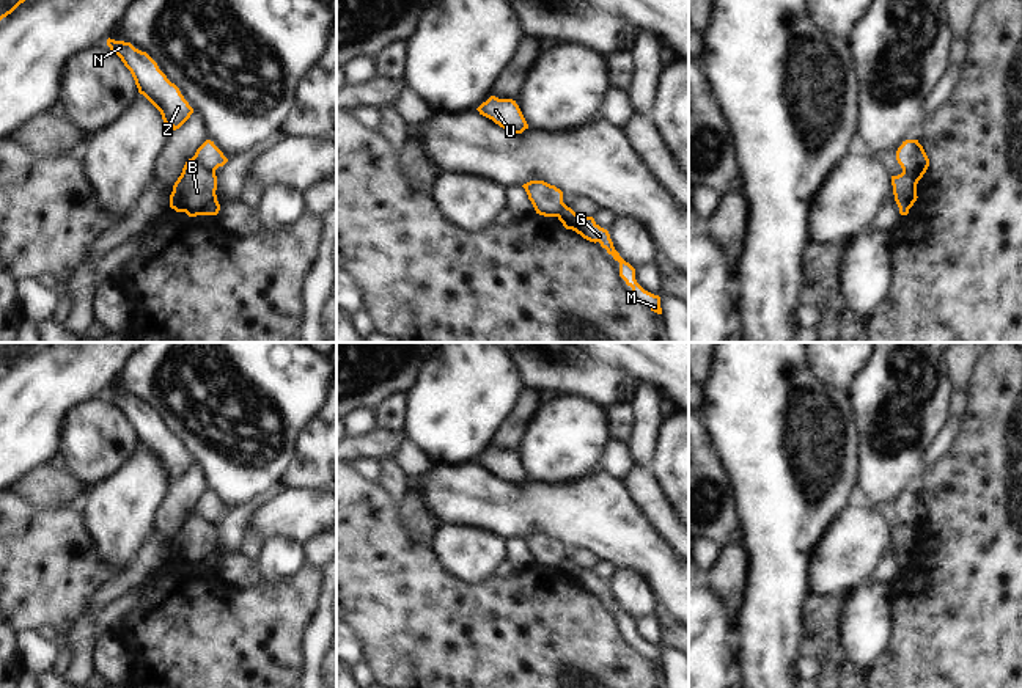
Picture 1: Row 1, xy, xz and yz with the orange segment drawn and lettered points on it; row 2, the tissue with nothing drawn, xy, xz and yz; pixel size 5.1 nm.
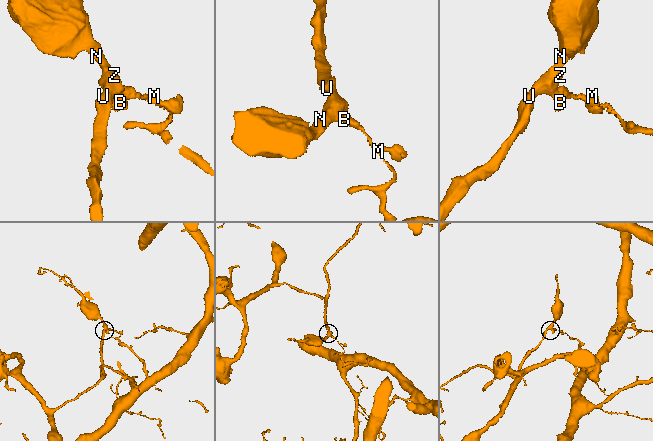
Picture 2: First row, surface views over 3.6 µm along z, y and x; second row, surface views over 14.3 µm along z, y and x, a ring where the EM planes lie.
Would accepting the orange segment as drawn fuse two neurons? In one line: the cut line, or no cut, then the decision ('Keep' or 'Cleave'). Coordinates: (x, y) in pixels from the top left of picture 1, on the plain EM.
Split along xy (191, 511), (214, 526). Cleave

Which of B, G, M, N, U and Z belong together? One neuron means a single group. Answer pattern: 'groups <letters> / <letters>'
groups B N U Z / G M

